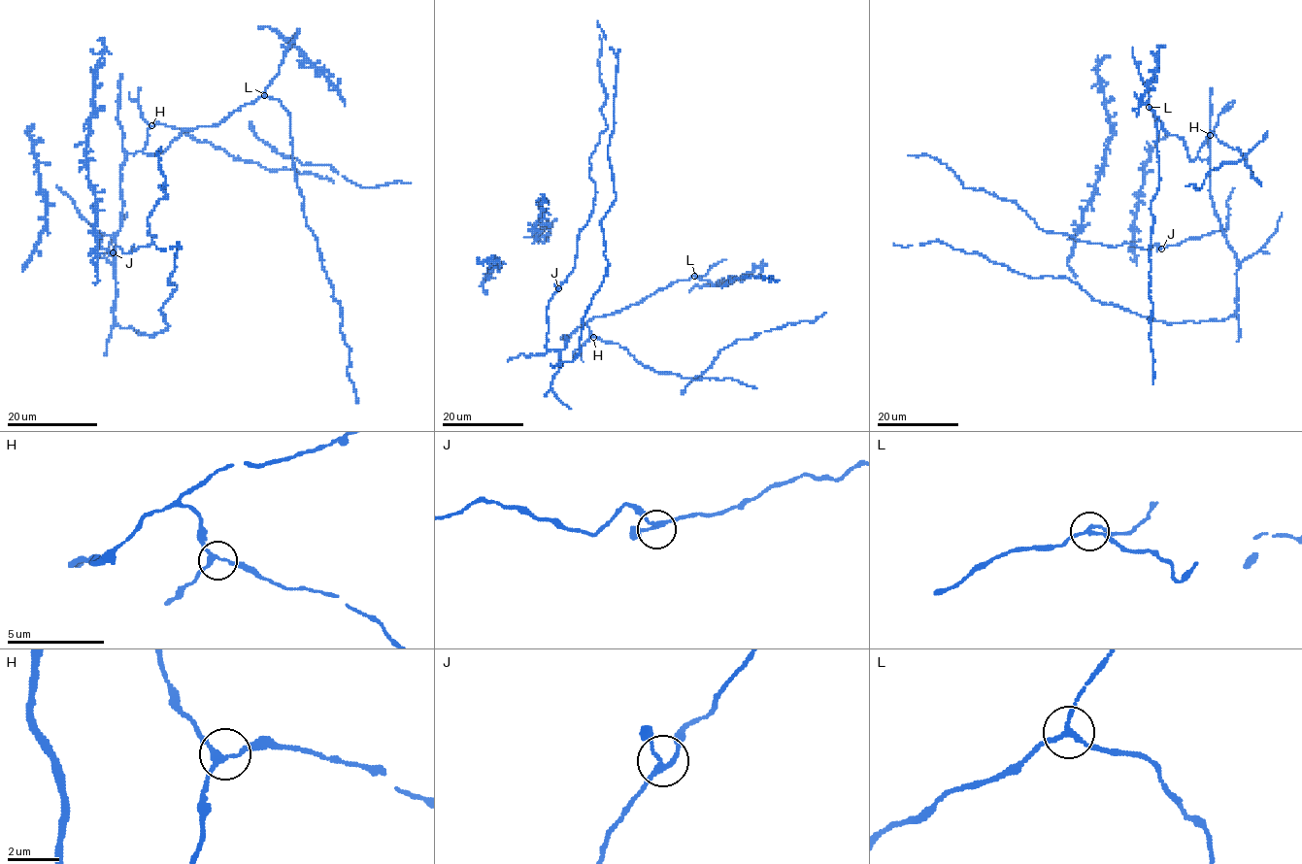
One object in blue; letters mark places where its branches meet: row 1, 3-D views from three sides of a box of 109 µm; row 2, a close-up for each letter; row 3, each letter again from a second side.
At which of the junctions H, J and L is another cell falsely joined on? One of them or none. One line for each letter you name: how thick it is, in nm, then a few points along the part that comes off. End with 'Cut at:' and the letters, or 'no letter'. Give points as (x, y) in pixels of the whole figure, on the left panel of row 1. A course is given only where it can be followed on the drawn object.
L: Thickness 170 nm. Course of the part to remove: (265, 95), (277, 98), (288, 112), (303, 216), (341, 307), (341, 332), (350, 350), (348, 377), (357, 402)
Cut at: L

